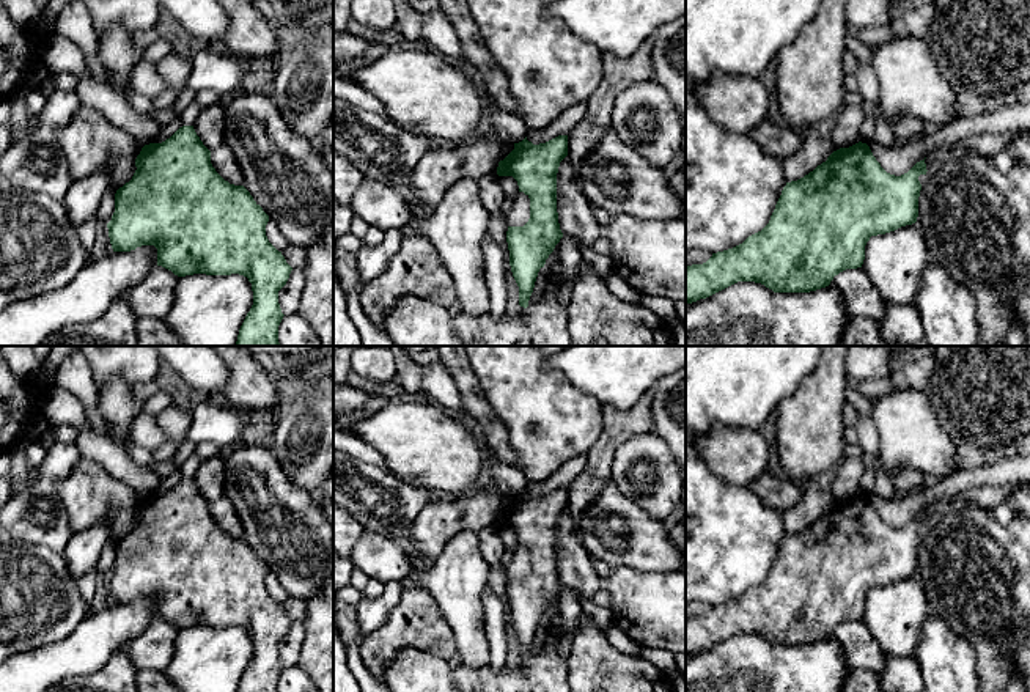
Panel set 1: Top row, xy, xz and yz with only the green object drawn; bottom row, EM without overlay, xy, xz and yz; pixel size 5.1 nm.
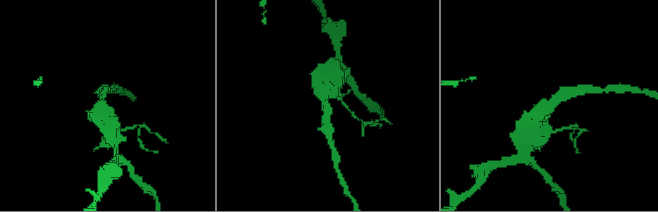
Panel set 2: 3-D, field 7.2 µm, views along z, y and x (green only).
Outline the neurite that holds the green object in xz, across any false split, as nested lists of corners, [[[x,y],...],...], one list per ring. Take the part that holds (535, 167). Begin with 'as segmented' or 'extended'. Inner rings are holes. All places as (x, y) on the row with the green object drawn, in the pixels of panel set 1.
as segmented | [[[568,135],[533,145],[527,137],[498,162],[498,176],[513,176],[519,192],[530,198],[530,219],[524,226],[508,226],[509,266],[519,286],[519,305],[527,308],[546,260],[563,237],[557,212],[557,173],[568,156]]]

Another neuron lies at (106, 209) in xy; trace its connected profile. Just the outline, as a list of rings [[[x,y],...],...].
[[[109,187],[99,203],[96,217],[102,223],[109,223],[112,220],[112,215],[115,212],[115,193],[116,193],[116,189]]]

